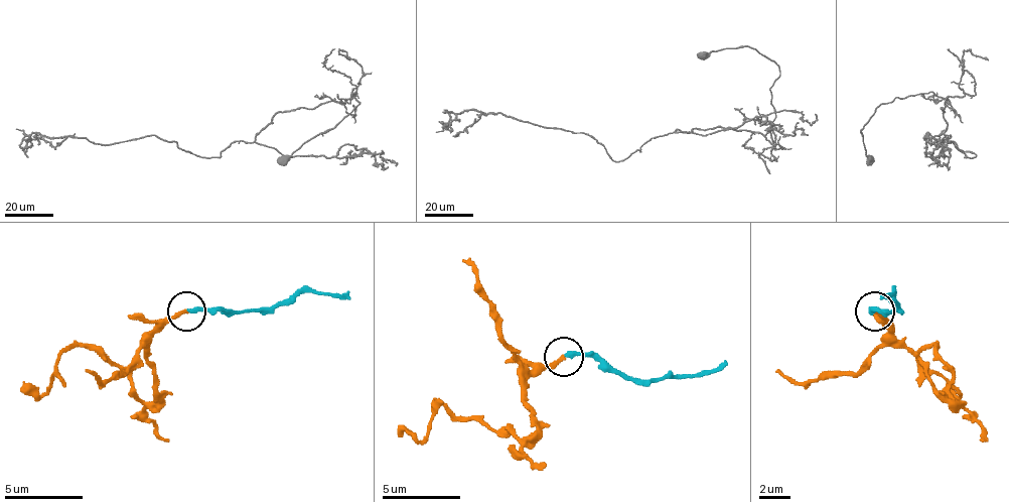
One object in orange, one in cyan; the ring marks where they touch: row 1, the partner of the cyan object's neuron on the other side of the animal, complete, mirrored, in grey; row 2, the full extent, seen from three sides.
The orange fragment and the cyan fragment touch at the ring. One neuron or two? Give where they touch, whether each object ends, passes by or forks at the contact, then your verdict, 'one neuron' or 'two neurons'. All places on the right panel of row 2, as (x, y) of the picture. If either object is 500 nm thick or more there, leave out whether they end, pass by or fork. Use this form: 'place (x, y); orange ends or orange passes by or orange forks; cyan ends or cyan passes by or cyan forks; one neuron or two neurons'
place (874, 310); orange ends; cyan ends; one neuron

